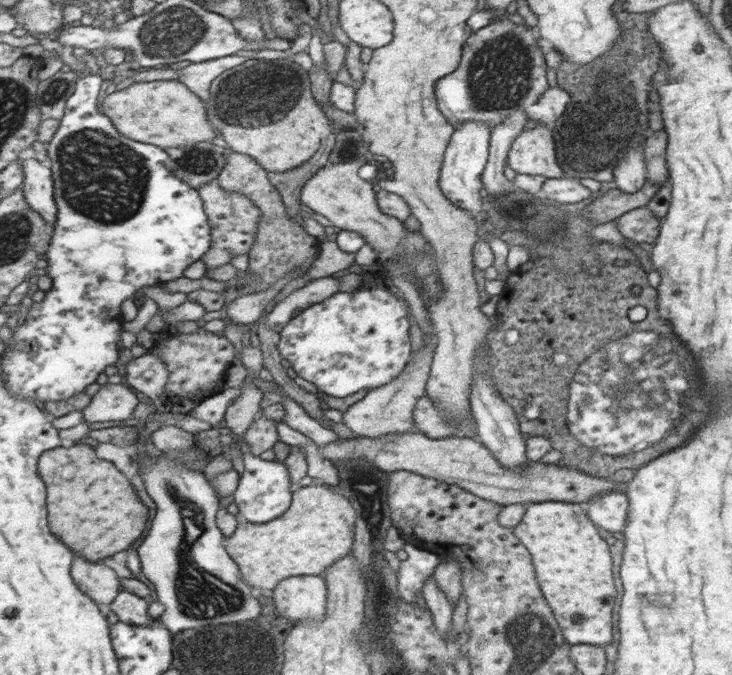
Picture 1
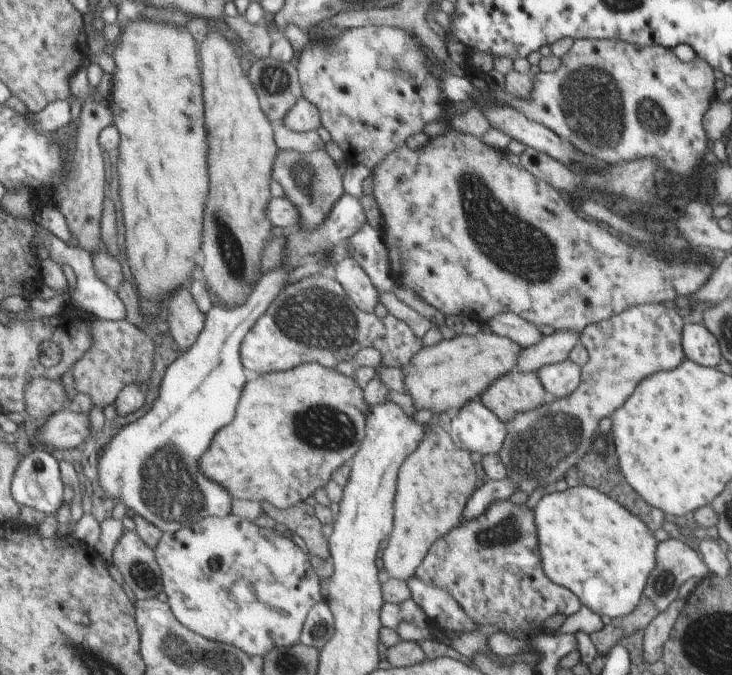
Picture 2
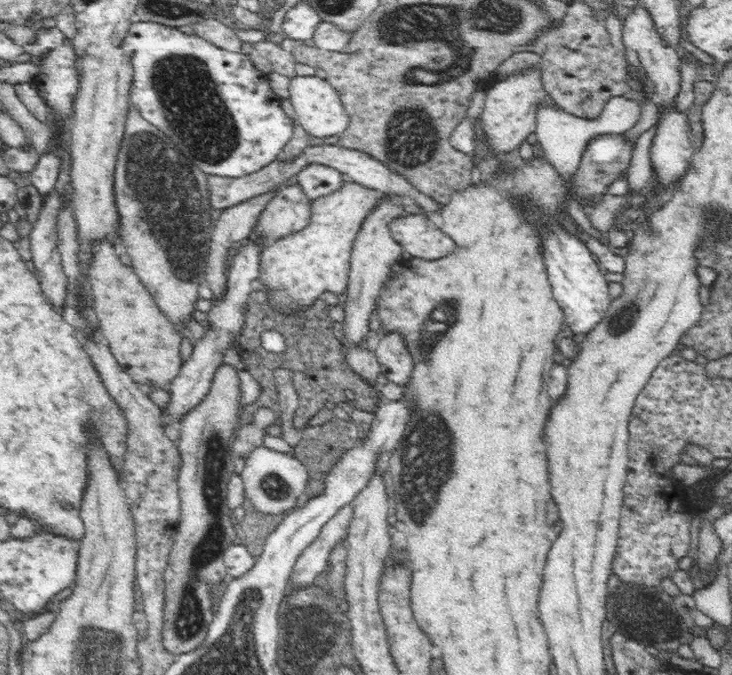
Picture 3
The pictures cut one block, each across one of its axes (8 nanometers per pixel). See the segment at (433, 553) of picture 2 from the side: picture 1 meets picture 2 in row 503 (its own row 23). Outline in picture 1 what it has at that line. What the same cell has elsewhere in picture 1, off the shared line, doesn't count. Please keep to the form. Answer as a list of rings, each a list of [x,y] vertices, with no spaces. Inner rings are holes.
[[[498,10],[493,19],[496,22],[468,37],[458,68],[435,84],[438,108],[451,126],[458,126],[468,119],[478,119],[490,125],[493,131],[510,109],[524,110],[527,105],[536,103],[550,87],[536,29],[512,22],[506,11]]]

